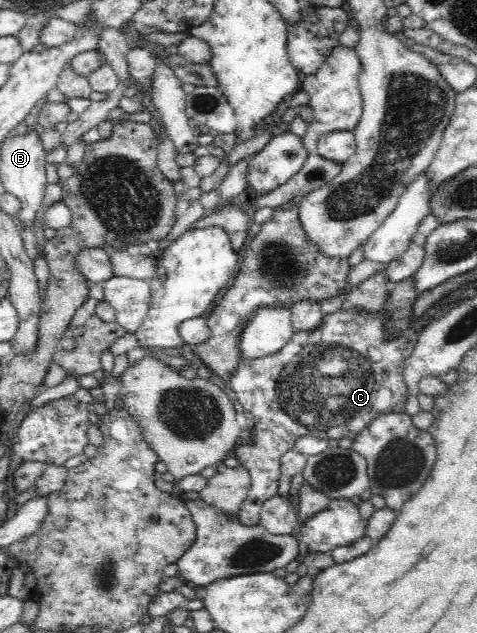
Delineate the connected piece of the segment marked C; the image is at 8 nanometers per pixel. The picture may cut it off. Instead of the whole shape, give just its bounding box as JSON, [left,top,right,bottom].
[229,309,421,528]

